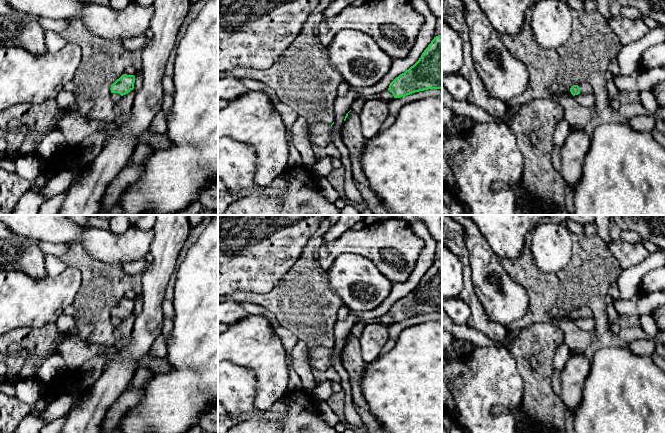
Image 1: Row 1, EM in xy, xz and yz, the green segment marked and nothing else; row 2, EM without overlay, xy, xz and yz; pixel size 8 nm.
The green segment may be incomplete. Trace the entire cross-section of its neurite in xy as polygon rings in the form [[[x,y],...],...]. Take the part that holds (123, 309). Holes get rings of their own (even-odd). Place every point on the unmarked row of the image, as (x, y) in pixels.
[[[123,298],[111,309],[111,317],[118,317],[121,320],[134,313],[135,300]]]

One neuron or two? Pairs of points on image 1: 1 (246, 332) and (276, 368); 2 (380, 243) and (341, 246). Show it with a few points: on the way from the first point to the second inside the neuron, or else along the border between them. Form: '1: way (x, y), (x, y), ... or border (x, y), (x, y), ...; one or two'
1: way (252, 341), (268, 359); one
2: way (370, 243), (351, 243); one

